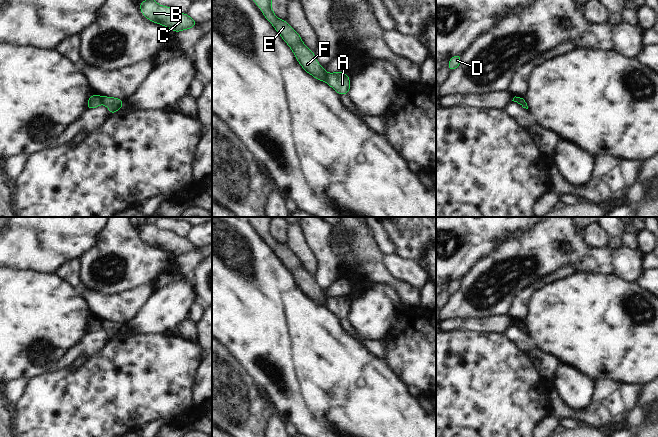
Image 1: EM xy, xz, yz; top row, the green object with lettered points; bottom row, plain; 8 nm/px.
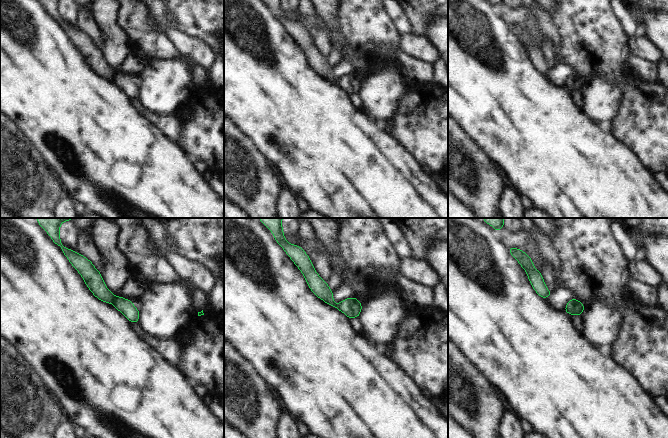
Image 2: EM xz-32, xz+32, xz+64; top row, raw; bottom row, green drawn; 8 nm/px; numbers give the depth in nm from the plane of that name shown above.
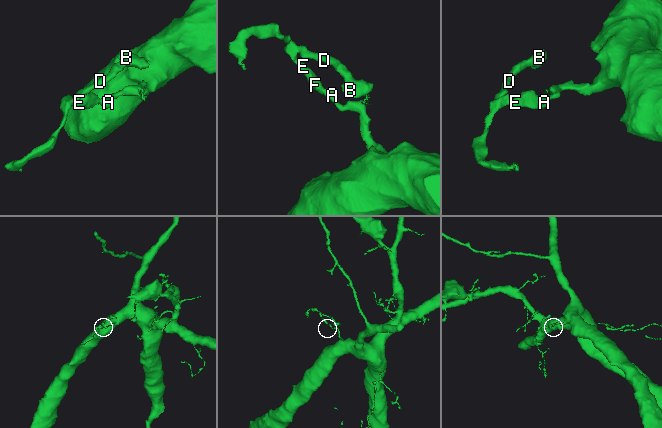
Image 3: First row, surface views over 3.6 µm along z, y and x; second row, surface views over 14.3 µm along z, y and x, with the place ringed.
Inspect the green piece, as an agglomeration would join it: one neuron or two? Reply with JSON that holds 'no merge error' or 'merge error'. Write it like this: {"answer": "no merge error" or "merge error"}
{"answer": "merge error"}

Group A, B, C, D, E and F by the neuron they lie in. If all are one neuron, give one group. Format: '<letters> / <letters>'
A / B C D E F

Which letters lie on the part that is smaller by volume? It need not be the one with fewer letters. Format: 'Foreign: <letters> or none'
Foreign: B, C, D, E, F.

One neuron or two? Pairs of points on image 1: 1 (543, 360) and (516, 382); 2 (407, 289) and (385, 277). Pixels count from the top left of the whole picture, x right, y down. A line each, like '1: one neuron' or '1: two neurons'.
1: two neurons
2: one neuron

